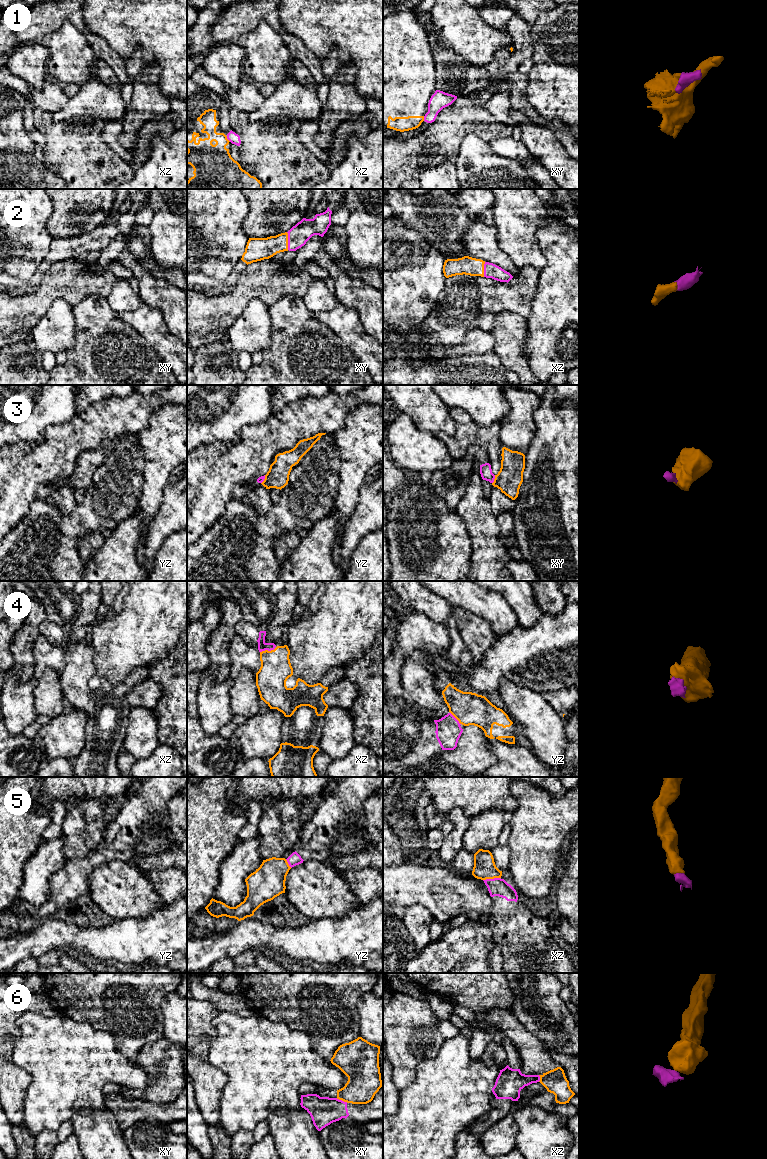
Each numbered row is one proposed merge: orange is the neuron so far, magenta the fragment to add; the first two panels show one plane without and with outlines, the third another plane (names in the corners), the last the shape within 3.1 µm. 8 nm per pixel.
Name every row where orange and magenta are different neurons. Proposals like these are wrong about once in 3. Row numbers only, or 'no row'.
1, 6

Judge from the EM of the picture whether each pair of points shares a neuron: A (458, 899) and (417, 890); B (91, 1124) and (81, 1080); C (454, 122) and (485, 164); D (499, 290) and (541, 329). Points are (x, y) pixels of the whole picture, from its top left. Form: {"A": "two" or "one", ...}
{"A": "one", "B": "two", "C": "two", "D": "two"}

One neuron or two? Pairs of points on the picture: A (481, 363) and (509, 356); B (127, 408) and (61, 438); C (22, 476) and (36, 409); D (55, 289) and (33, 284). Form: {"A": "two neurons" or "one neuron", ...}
{"A": "two neurons", "B": "one neuron", "C": "two neurons", "D": "two neurons"}

